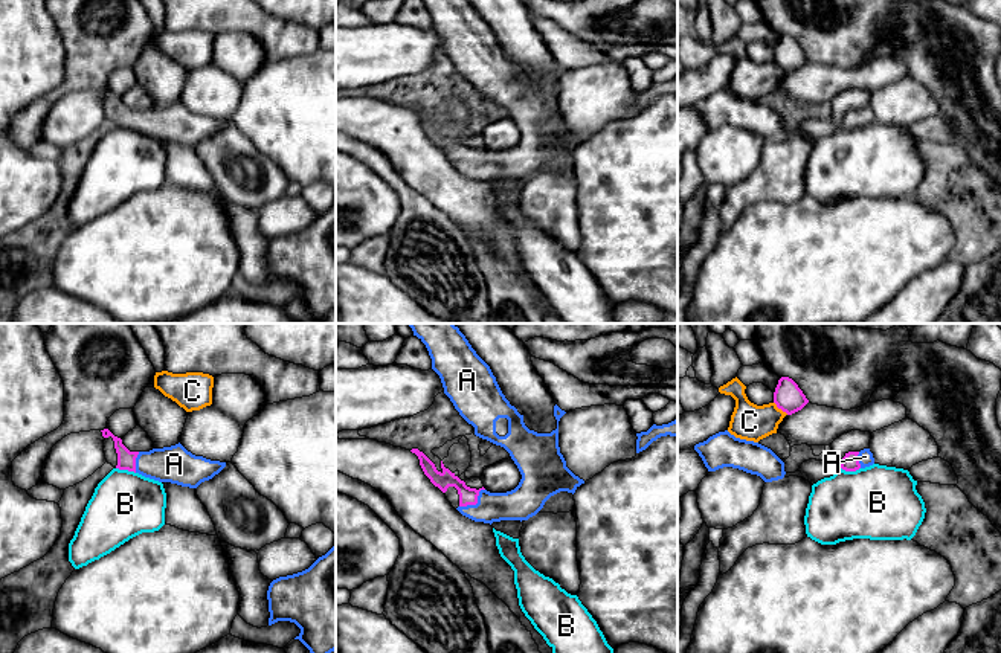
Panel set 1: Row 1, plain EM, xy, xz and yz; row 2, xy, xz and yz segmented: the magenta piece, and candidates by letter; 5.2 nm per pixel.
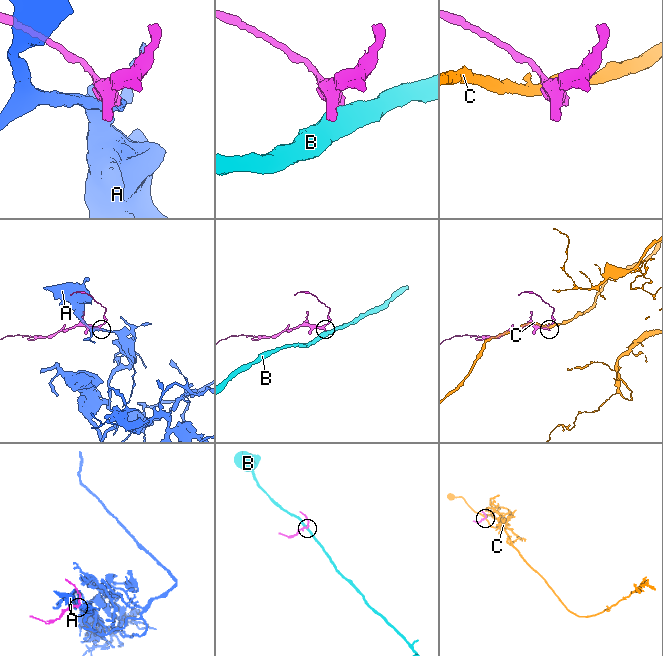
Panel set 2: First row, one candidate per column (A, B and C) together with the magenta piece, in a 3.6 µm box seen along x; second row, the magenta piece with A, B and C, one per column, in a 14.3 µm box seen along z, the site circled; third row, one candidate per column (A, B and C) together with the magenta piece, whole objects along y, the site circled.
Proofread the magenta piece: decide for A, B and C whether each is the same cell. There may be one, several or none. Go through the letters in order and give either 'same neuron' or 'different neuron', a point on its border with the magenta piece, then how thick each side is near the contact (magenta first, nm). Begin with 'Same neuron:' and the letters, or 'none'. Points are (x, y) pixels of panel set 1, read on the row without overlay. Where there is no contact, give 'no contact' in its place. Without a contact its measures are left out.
Same neuron: A
A: same neuron; meets magenta in xz at (475, 162); 100 nm thick on the magenta side, 170 nm on the other
B: different neuron; meets magenta in xy at (125, 127); 100 nm thick on the magenta side, 340 nm on the other
C: different neuron; meets magenta in yz at (780, 66); 150 nm thick on the magenta side, 190 nm on the other

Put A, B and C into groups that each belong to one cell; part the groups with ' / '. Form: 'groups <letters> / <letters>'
groups A / B / C

